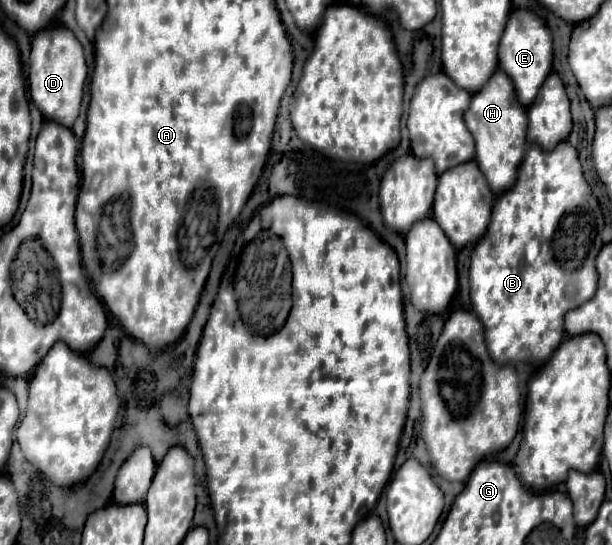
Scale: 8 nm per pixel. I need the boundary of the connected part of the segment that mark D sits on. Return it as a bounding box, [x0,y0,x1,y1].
[28,26,88,130]

